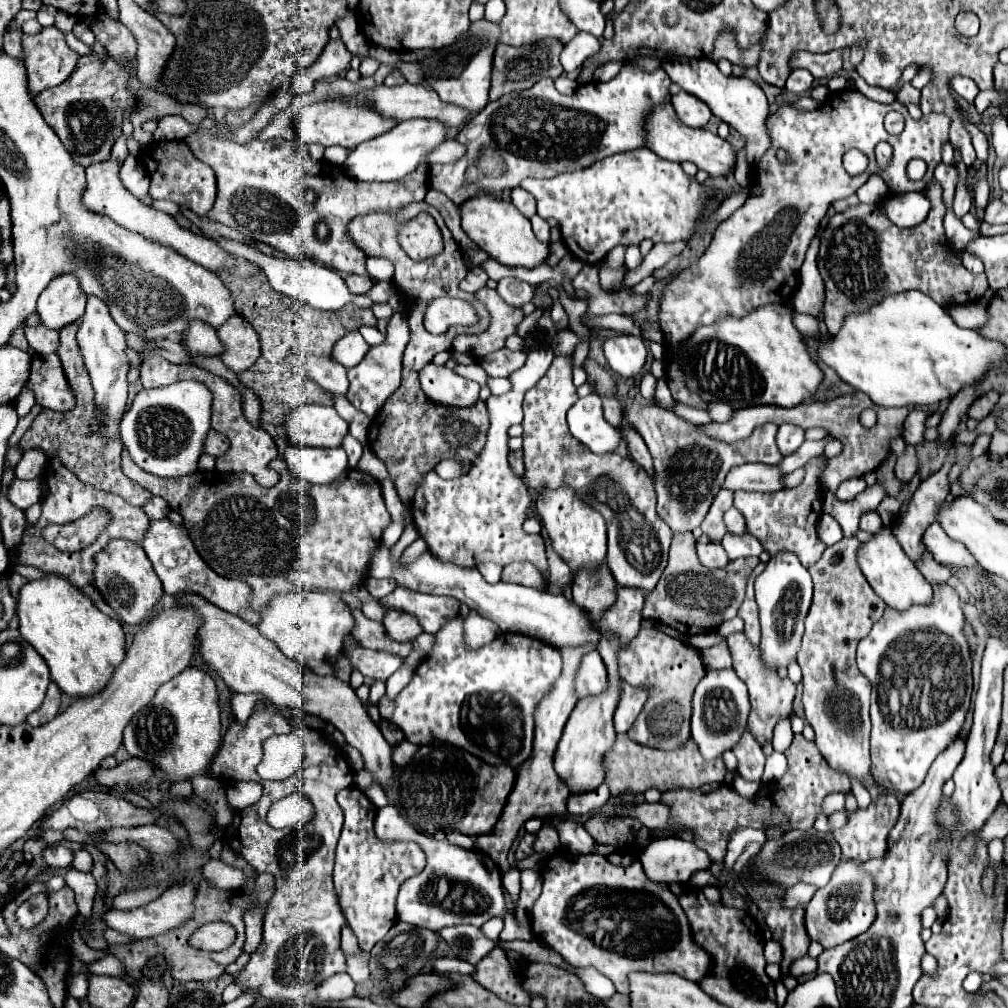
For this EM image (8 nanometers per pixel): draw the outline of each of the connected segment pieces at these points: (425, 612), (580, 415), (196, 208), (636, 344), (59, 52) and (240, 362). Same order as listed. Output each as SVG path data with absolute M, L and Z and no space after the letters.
M395 588L381 600L381 606L385 610L399 610L415 616L423 632L431 634L439 632L439 628L445 624L447 618L459 614L459 602L453 598L419 594L405 588Z
M595 392L585 398L579 398L573 404L573 408L567 412L567 424L571 436L595 454L613 452L621 440L619 428L605 422L601 398Z
M151 142L139 156L139 160L145 164L149 176L151 176L151 188L149 188L149 196L153 200L171 200L179 206L189 208L193 214L205 216L213 202L215 202L215 172L203 164L201 160L197 160L189 146L185 146L183 142Z
M617 334L603 342L607 364L613 372L625 378L641 378L647 362L647 346L641 336Z
M55 26L43 28L37 34L23 34L21 44L31 94L39 94L41 90L55 88L57 84L65 82L81 58L67 46L63 32L59 32Z
M239 314L229 318L219 330L219 340L223 342L221 360L235 374L247 370L259 358L259 336L253 326Z

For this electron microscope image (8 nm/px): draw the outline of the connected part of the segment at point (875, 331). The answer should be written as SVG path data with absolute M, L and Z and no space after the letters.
M907 290L887 296L883 302L865 312L847 314L837 334L817 340L817 360L835 370L843 382L865 392L877 406L901 408L909 404L935 404L953 398L963 386L981 378L991 364L1003 364L1005 348L999 342L979 336L975 330L959 328L947 310L923 292Z

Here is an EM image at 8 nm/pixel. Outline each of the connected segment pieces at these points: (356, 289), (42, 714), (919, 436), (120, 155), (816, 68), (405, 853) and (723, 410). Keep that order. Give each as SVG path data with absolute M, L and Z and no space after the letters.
M349 274L349 276L345 276L345 282L347 282L351 294L365 294L365 292L373 286L373 280L371 280L369 276L355 276L355 274Z
M51 682L41 708L35 710L33 714L29 714L27 722L31 726L41 726L41 724L53 720L57 716L57 712L59 712L59 702L61 702L61 690L55 686L55 682Z
M913 410L909 412L907 420L905 420L905 430L903 430L903 440L905 444L917 446L921 442L925 442L925 422L927 422L929 414L923 410Z
M121 134L121 138L117 138L117 142L113 144L113 150L111 150L111 158L117 160L117 162L125 162L129 156L129 150L127 150L127 136Z
M833 50L833 52L825 52L825 54L811 54L811 52L797 52L791 58L791 68L805 68L809 70L815 78L831 78L833 74L837 74L843 66L843 58L841 58L843 50Z
M355 786L341 790L337 794L337 802L345 812L345 824L337 844L337 858L333 870L335 894L339 898L345 920L349 922L359 940L359 946L369 952L395 924L397 890L401 882L405 882L413 874L419 874L425 868L425 852L415 842L379 840L373 828L377 808Z
M712 402L708 405L708 414L715 422L726 422L734 411L734 408L725 402Z

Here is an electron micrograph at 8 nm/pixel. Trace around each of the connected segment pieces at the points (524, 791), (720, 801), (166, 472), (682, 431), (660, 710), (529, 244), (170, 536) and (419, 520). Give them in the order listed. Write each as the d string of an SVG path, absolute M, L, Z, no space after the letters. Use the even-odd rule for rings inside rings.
M591 642L591 644L583 644L583 646L563 646L559 648L561 658L563 658L563 670L561 670L561 678L557 678L557 682L553 684L553 690L549 690L549 694L545 694L545 698L539 702L537 710L535 710L535 742L533 742L533 754L529 756L529 762L523 762L517 770L517 778L515 778L515 786L507 798L507 804L503 808L503 814L495 826L495 830L491 834L483 834L475 838L475 848L489 854L493 858L493 862L499 864L499 868L503 872L509 870L509 862L507 862L507 852L519 832L519 828L523 826L525 820L539 816L539 818L553 818L553 816L565 816L567 814L567 798L569 798L569 788L565 788L565 782L557 776L557 772L553 770L553 754L557 750L557 742L561 740L563 734L563 726L571 714L571 710L577 704L577 692L575 692L575 678L577 678L577 670L581 666L581 658L589 652L589 650L597 650L599 642Z
M795 734L789 750L785 750L785 758L789 762L789 768L785 772L785 776L777 782L769 782L765 784L759 794L755 794L753 798L743 798L739 796L731 786L727 784L719 784L713 786L711 790L685 790L685 788L677 788L677 790L667 790L661 794L661 802L667 804L671 808L671 826L689 826L695 832L695 844L697 848L705 850L713 862L723 862L725 852L727 852L727 838L733 830L741 828L741 826L749 826L749 828L759 828L759 830L771 830L771 828L779 828L781 832L789 832L789 830L809 830L813 826L813 822L817 820L819 814L823 814L823 800L833 794L833 792L849 792L851 790L851 780L841 774L835 772L827 766L827 762L821 758L819 750L815 748L813 742L807 742L803 734Z
M193 380L139 390L121 420L121 440L131 458L149 474L179 478L199 470L205 438L211 430L211 390Z
M629 394L617 396L617 400L623 412L621 426L633 428L645 440L653 456L657 514L669 524L673 532L695 530L701 524L729 468L747 464L747 462L777 464L783 458L775 444L775 434L777 434L775 424L763 424L751 434L751 438L727 444L727 442L713 440L713 438L699 434L695 424L689 424L677 418L671 410L641 404Z
M643 628L637 638L619 652L619 674L625 682L633 686L647 684L653 688L645 708L637 716L635 724L627 732L629 738L637 744L661 750L673 750L679 740L685 742L689 738L689 718L691 718L691 696L697 682L705 676L703 662L699 652L685 646L681 640L667 636L657 628ZM679 716L679 730L673 728L673 718Z
M477 194L469 198L465 206L459 206L459 212L463 232L497 262L505 266L525 266L525 268L533 268L545 262L549 254L549 244L543 244L535 238L531 222L513 206L513 202L499 200L493 194Z
M169 518L159 520L159 522L151 522L145 540L143 540L143 550L147 552L159 580L163 582L163 590L171 596L177 596L181 592L193 592L203 596L205 600L209 600L211 604L219 606L225 612L231 614L239 614L241 610L251 608L249 606L249 594L253 594L253 590L249 590L249 586L245 586L245 582L237 582L237 580L229 580L229 578L221 578L217 572L213 572L203 558L197 554L187 530L175 522L171 522Z
M539 346L527 354L527 362L509 376L511 390L501 396L489 396L485 402L489 408L491 428L487 444L473 462L473 468L459 478L443 480L435 472L429 472L413 498L413 520L419 534L425 538L429 550L437 554L443 562L453 562L457 566L477 566L481 562L497 562L501 566L515 560L533 562L547 576L547 558L541 536L529 536L523 532L521 524L527 518L527 508L531 506L531 496L525 482L513 474L507 454L509 454L509 426L521 424L523 410L521 402L529 388L533 388L549 370L553 362L553 352L549 346Z

